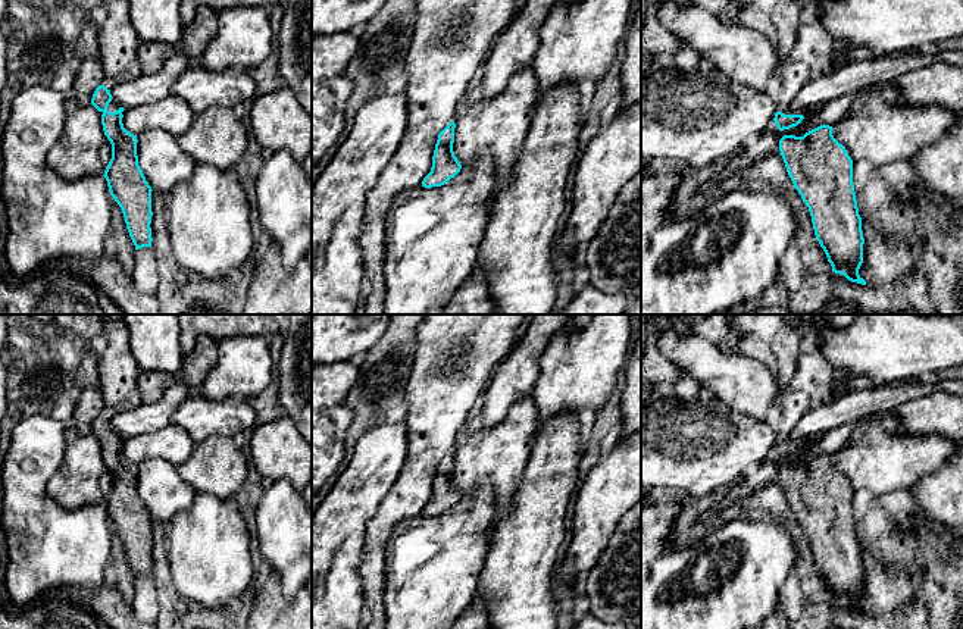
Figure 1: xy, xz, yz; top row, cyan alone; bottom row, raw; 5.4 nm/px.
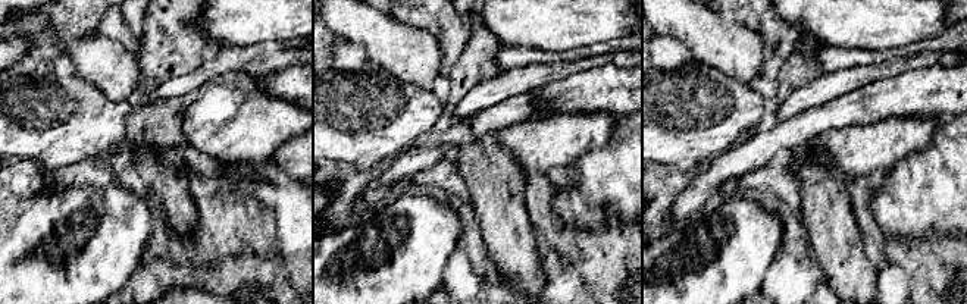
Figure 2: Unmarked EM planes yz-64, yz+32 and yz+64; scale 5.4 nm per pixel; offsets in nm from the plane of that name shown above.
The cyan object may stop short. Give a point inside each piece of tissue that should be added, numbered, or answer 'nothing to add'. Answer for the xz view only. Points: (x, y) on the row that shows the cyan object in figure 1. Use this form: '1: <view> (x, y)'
nothing to add

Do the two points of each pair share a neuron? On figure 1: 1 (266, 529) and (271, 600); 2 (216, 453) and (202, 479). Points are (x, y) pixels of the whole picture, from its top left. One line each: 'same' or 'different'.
1: different
2: same

